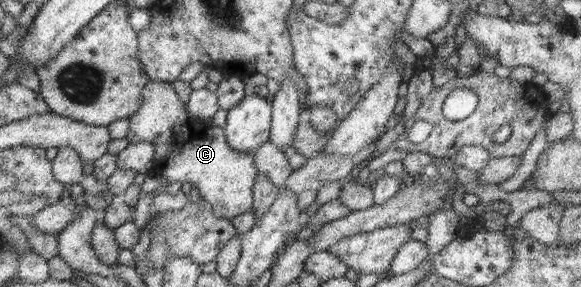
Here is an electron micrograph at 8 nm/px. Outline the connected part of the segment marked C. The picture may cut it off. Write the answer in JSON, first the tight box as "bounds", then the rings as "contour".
{"bounds":[125,81,259,219],"contour":[[[150,81],[146,84],[142,97],[144,97],[144,104],[140,105],[138,112],[127,118],[129,130],[125,138],[129,143],[146,141],[154,144],[154,163],[160,166],[158,174],[163,176],[168,184],[190,182],[210,203],[216,216],[233,219],[235,216],[242,216],[250,210],[253,205],[253,186],[259,174],[254,165],[253,154],[232,150],[227,141],[225,130],[215,126],[211,119],[192,118],[188,114],[184,102],[174,91],[172,84]]]}

